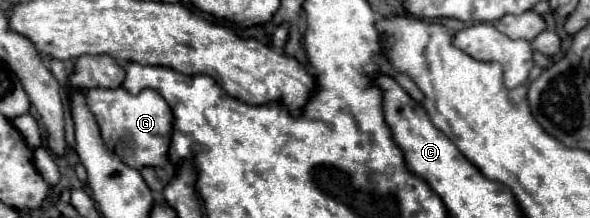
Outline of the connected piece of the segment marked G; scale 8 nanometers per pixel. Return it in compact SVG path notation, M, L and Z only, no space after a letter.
M122 87L118 89L88 89L84 91L86 103L96 117L104 145L114 151L126 165L134 169L162 167L168 163L168 145L172 133L172 111L168 103L154 91L142 89L138 95L130 95Z

